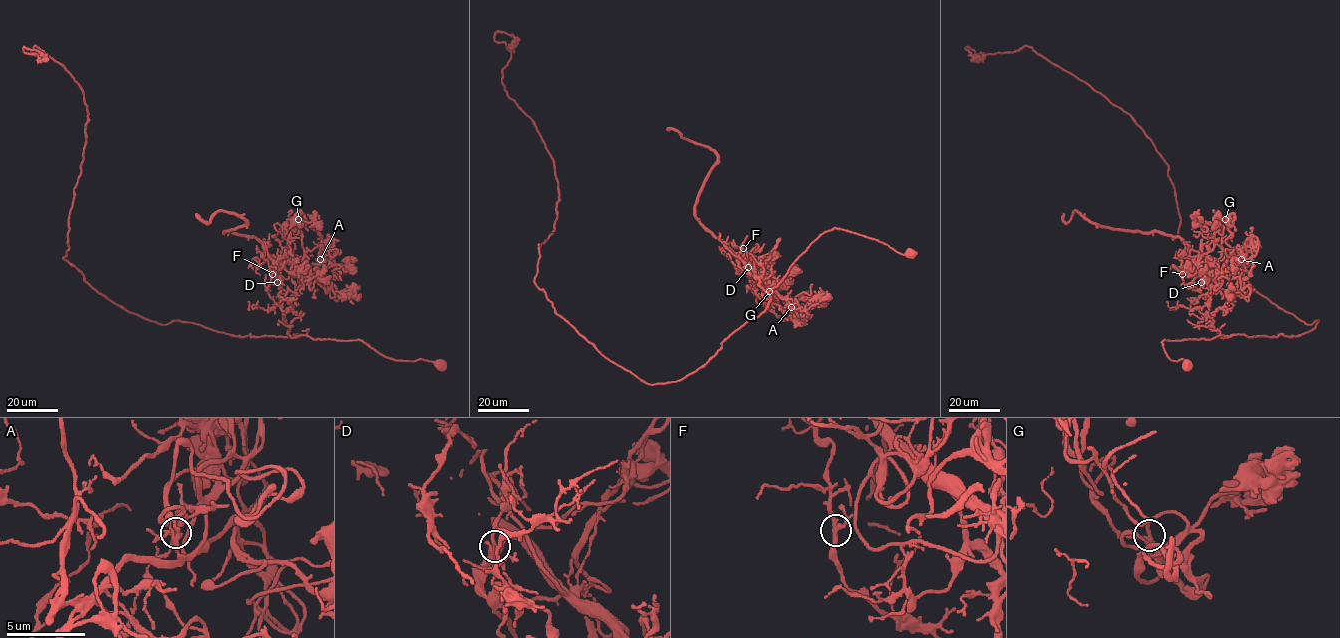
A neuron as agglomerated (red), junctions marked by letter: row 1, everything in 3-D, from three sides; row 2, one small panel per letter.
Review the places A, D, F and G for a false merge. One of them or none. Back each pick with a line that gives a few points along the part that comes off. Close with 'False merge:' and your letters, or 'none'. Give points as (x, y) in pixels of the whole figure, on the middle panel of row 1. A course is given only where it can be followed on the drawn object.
A: foreign part runs (791, 307), (756, 279), (768, 307), (651, 384), (555, 312), (534, 282), (558, 182), (502, 83), (499, 31)
False merge: A

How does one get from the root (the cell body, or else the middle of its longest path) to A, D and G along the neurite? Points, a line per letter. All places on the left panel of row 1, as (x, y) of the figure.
A: (439, 365), (422, 359), (396, 360), (359, 340), (292, 337), (286, 312), (292, 295), (309, 281), (320, 259)
D: (439, 365), (422, 359), (396, 360), (359, 340), (292, 337), (283, 318), (277, 282)
G: (439, 365), (396, 360), (359, 340), (287, 333), (285, 314), (302, 283), (298, 219)

